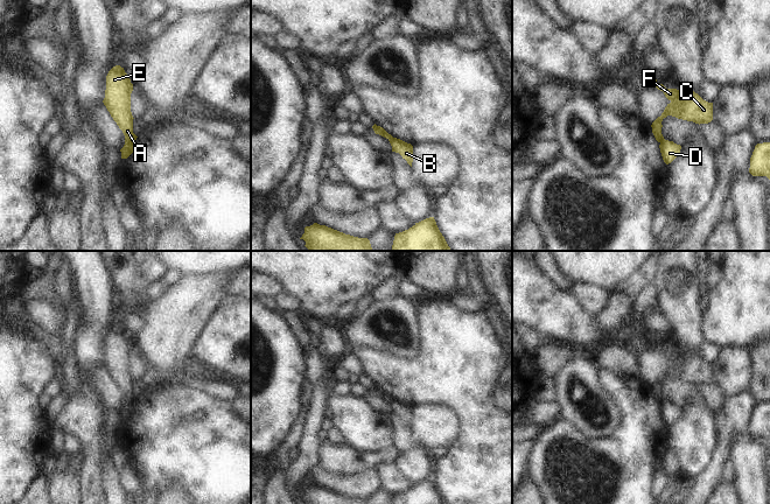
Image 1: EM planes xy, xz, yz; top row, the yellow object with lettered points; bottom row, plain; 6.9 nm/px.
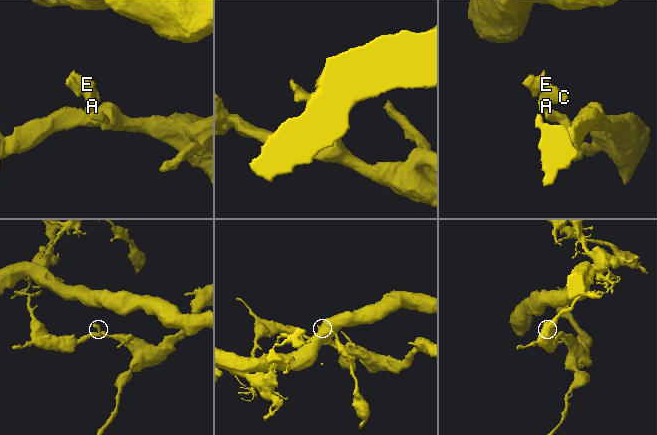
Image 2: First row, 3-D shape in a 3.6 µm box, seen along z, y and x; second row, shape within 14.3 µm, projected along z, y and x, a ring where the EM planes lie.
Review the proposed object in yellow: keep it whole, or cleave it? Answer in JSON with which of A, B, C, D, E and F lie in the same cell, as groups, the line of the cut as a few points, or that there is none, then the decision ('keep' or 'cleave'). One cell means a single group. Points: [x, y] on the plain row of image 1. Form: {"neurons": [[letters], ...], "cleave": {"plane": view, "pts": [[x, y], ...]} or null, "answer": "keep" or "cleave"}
{"neurons": [["A", "C", "E", "F"], ["B", "D"]], "cleave": {"plane": "xy", "pts": [[134, 401], [125, 406]]}, "answer": "cleave"}

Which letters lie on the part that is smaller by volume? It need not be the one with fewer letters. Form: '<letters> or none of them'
A, C, E, F

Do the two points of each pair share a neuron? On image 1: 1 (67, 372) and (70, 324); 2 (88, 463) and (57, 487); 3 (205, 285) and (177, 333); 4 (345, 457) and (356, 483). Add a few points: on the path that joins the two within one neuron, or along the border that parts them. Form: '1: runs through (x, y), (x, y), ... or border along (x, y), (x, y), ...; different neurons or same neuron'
1: runs through (69, 361), (69, 336); same neuron
2: border along (81, 473), (81, 488), (84, 491); different neurons
3: runs through (197, 296), (177, 321); same neuron
4: border along (377, 466), (345, 475), (336, 475), (326, 468); different neurons

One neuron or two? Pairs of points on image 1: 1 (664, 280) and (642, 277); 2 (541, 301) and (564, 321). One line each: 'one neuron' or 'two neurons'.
1: two neurons
2: one neuron

